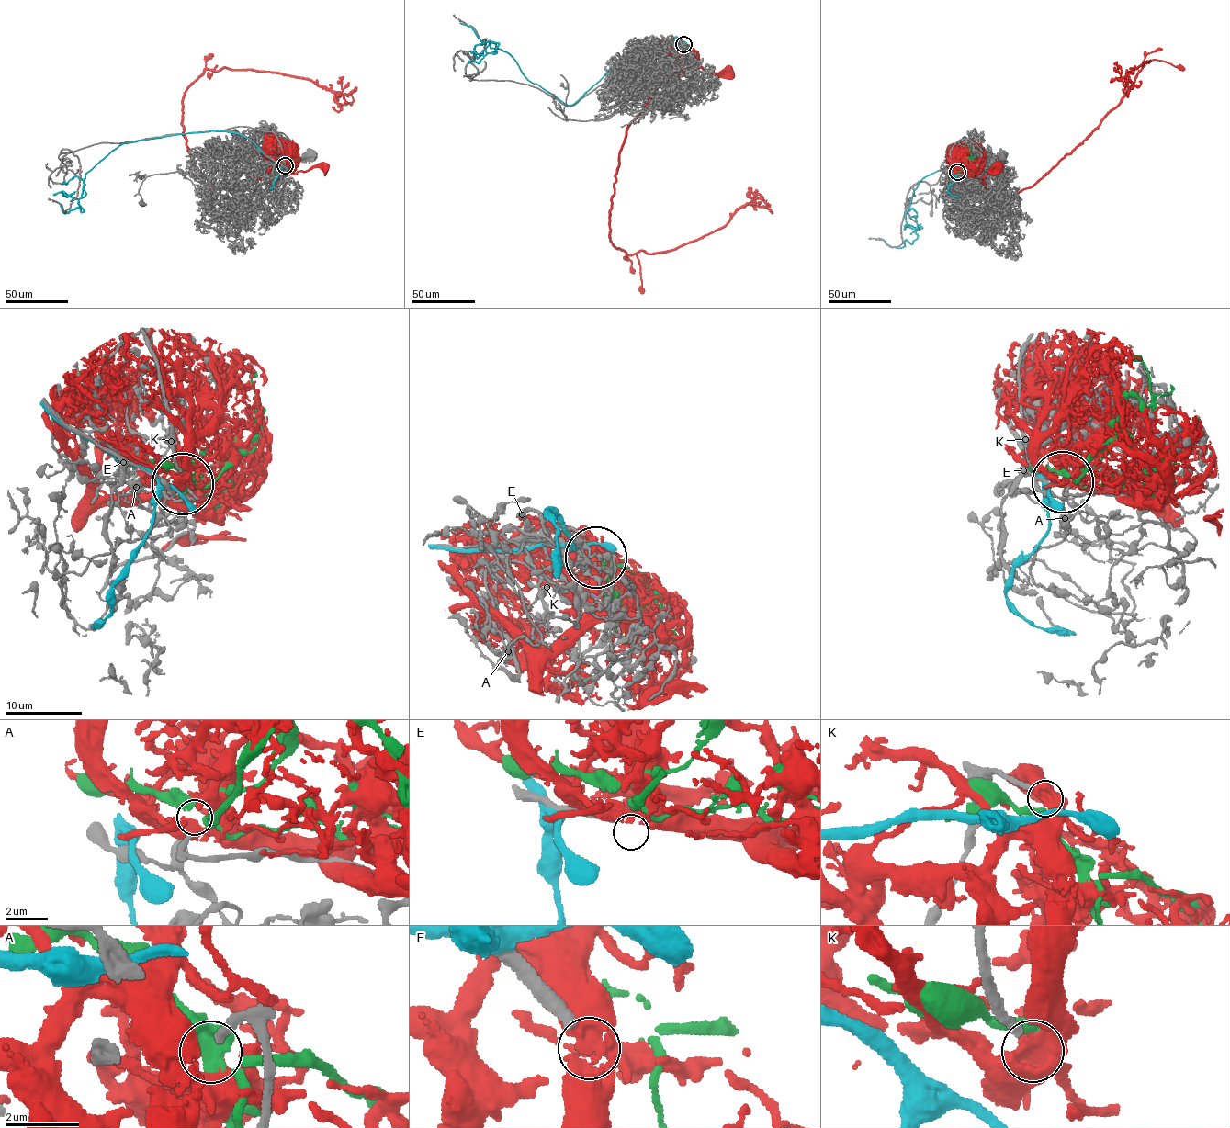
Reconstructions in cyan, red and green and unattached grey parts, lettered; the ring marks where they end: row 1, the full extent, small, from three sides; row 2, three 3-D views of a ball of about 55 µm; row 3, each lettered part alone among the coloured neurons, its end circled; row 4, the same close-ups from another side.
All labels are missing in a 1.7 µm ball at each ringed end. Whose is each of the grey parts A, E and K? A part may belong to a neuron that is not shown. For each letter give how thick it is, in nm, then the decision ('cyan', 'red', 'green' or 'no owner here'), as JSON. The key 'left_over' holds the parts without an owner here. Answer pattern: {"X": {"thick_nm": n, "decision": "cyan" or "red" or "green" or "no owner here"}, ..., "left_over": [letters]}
{"A": {"thick_nm": 240, "decision": "green"}, "E": {"thick_nm": 320, "decision": "no owner here"}, "K": {"thick_nm": 260, "decision": "no owner here"}, "left_over": ["E", "K"]}

